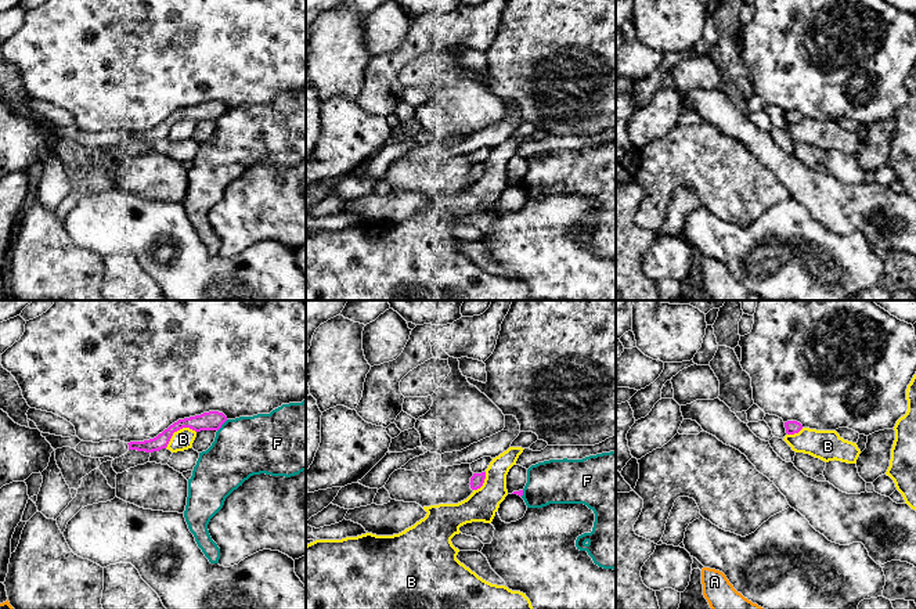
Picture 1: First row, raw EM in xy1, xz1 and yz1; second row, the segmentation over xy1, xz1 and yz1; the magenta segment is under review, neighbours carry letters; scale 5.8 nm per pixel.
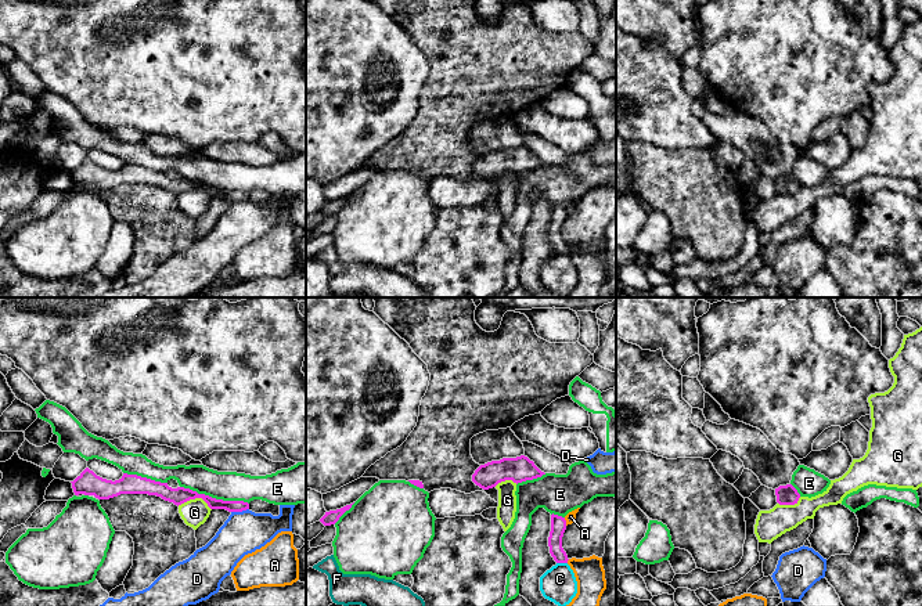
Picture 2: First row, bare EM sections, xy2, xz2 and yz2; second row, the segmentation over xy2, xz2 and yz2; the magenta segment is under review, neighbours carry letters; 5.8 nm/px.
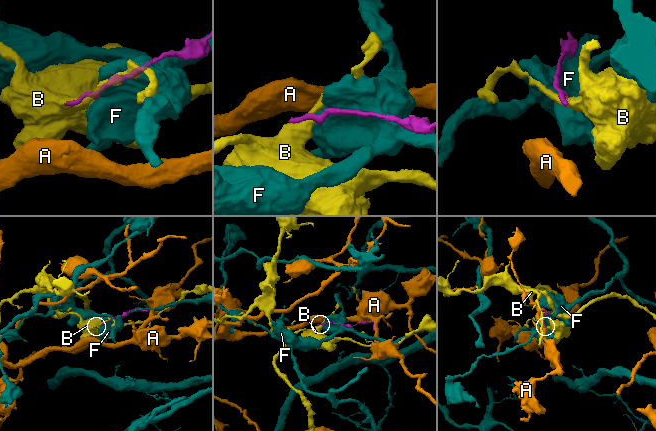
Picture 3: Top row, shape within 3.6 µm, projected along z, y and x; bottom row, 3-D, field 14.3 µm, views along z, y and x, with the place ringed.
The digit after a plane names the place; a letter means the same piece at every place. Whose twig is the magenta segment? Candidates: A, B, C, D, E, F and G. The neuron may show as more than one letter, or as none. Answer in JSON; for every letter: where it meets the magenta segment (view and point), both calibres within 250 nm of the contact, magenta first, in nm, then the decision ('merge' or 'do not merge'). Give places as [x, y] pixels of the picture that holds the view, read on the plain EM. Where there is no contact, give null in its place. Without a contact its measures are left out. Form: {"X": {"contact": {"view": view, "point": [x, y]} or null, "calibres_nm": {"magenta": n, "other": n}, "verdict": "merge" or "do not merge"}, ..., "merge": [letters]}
{"A": {"contact": {"view": "xz2", "point": [565, 212]}, "calibres_nm": {"magenta": 100, "other": 60}, "verdict": "do not merge"}, "B": {"contact": {"view": "xy1", "point": [177, 119]}, "calibres_nm": {"magenta": 110, "other": 120}, "verdict": "do not merge"}, "C": {"contact": {"view": "xz2", "point": [562, 252]}, "calibres_nm": {"magenta": 100, "other": 200}, "verdict": "do not merge"}, "D": {"contact": {"view": "xy2", "point": [240, 201]}, "calibres_nm": {"magenta": 60, "other": 240}, "verdict": "do not merge"}, "E": {"contact": {"view": "xy2", "point": [215, 188]}, "calibres_nm": {"magenta": 100, "other": 180}, "verdict": "do not merge"}, "F": {"contact": {"view": "xy1", "point": [222, 114]}, "calibres_nm": {"magenta": 110, "other": 340}, "verdict": "do not merge"}, "G": {"contact": {"view": "xy2", "point": [195, 187]}, "calibres_nm": {"magenta": 100, "other": 160}, "verdict": "do not merge"}, "merge": []}

